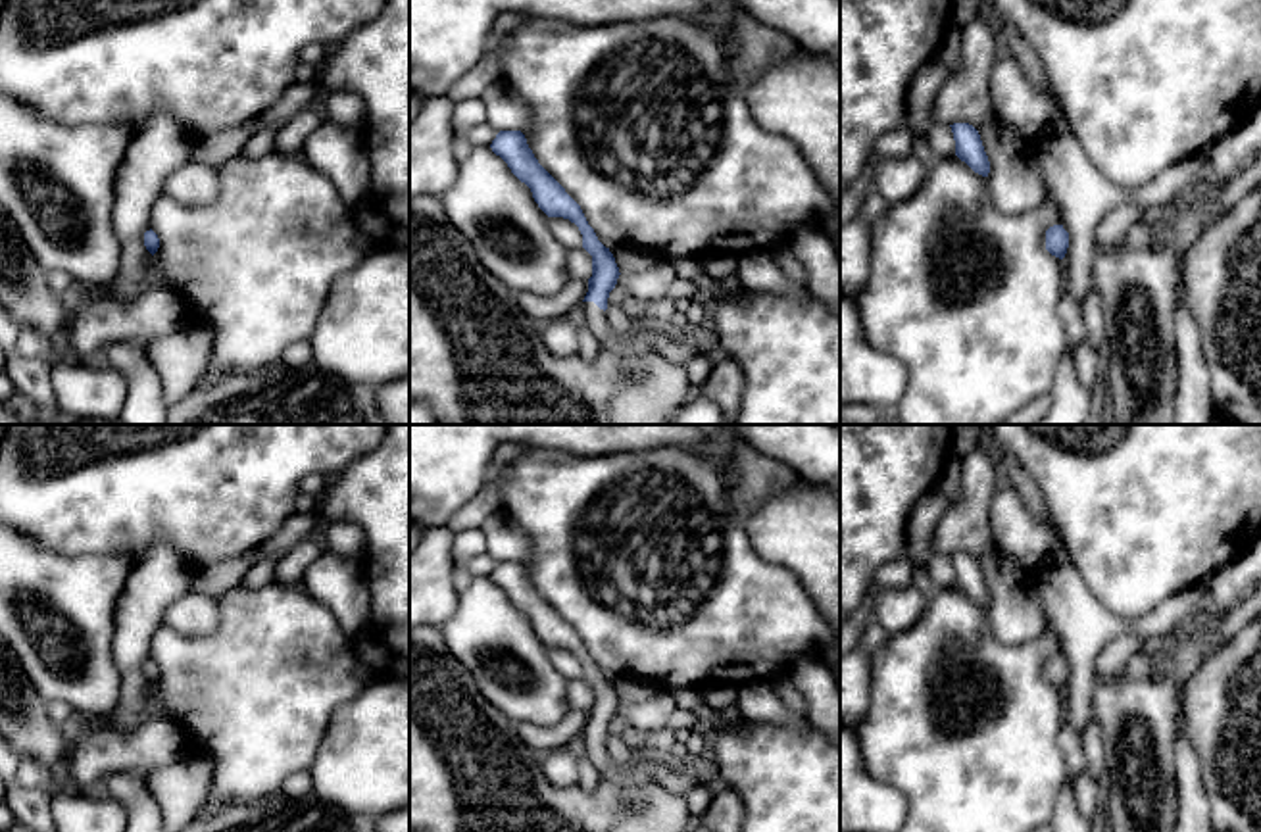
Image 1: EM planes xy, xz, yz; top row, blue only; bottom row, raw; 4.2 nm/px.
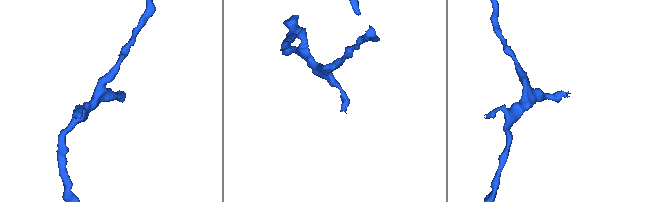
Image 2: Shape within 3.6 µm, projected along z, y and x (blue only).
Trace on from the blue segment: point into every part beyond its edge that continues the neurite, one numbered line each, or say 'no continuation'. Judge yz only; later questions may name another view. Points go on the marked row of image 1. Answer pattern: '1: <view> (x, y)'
no continuation

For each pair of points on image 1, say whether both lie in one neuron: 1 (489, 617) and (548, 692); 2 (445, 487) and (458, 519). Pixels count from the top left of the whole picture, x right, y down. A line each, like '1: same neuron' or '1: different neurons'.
1: same neuron
2: different neurons

